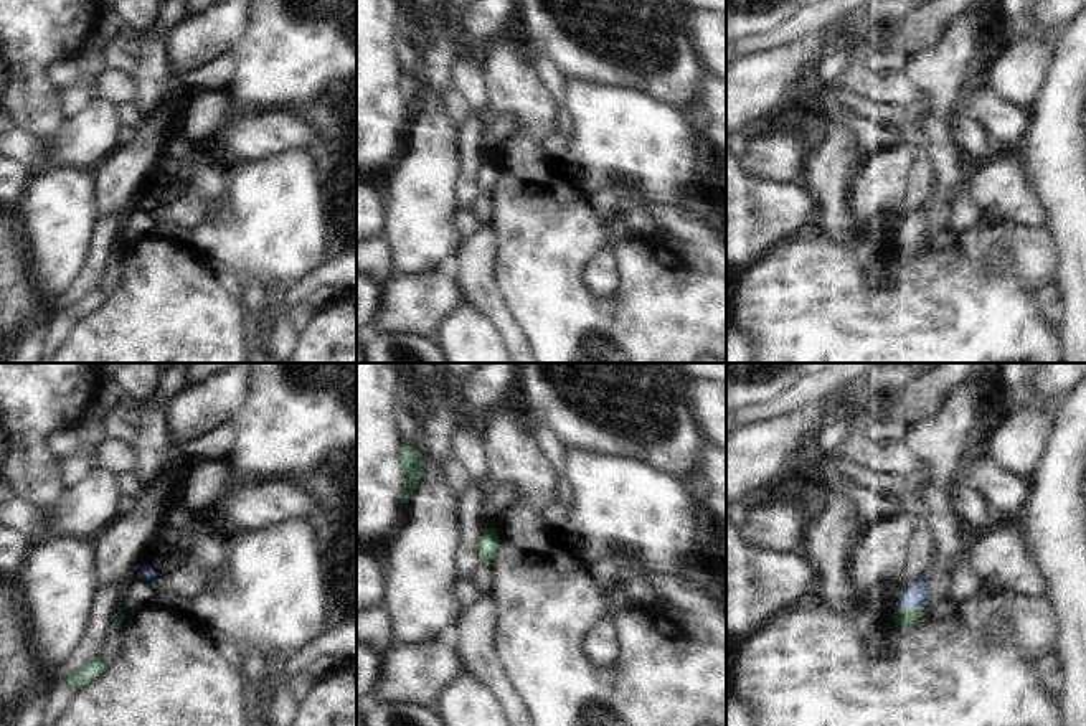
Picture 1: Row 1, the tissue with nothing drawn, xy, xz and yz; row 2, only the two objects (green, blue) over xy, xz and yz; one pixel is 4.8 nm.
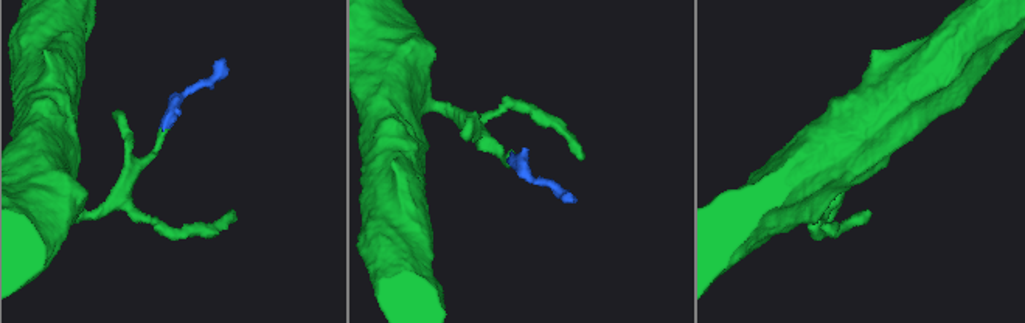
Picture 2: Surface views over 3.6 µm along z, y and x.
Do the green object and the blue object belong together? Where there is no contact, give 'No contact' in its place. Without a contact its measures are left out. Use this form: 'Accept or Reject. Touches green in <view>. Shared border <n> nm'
Accept. Touches green in yz. Shared border 150 nm.

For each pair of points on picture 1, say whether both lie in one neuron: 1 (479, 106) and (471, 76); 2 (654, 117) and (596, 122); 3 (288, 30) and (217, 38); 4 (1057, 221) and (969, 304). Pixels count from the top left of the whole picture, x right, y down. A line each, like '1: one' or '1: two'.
1: one
2: one
3: two
4: two

